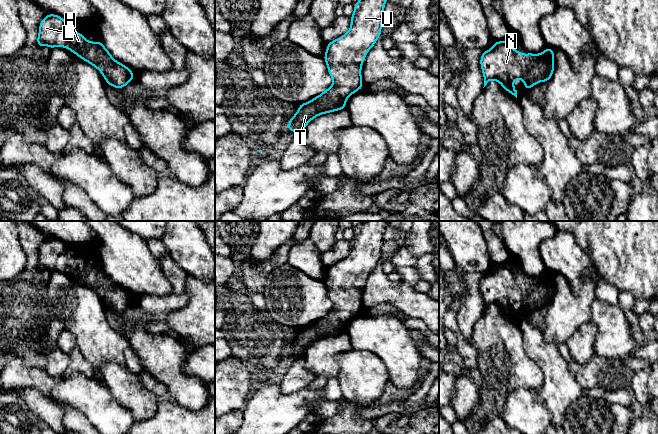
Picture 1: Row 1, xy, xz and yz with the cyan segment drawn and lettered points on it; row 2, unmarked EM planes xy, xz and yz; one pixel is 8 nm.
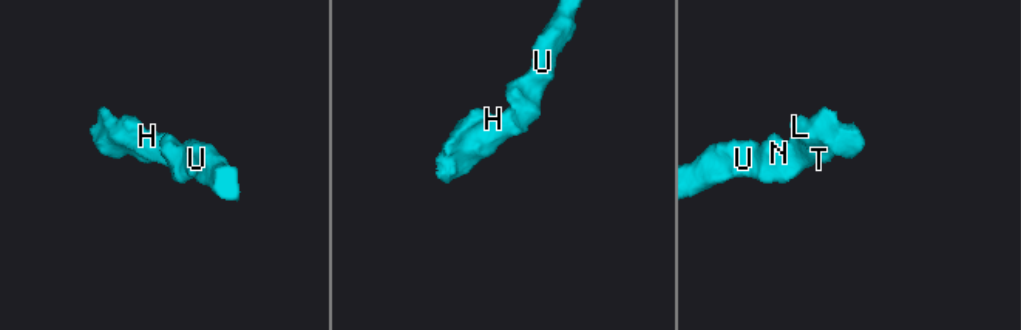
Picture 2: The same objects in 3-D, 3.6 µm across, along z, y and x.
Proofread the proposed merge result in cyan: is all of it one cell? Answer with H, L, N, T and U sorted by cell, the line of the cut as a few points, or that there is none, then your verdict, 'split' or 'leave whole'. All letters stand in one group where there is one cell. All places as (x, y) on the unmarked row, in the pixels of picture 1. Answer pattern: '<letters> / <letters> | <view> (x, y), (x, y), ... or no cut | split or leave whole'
H L N T U | no cut | leave whole

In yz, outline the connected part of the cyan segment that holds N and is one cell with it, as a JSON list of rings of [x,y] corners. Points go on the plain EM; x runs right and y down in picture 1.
[[[507,264],[495,265],[491,273],[482,277],[480,289],[484,311],[490,304],[496,304],[517,322],[514,303],[523,303],[525,314],[529,314],[538,306],[551,303],[555,291],[554,274],[547,270],[540,278],[522,278],[511,271]]]

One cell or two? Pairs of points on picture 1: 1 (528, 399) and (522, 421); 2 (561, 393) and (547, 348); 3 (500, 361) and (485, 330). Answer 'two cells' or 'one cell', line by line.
1: one cell
2: one cell
3: one cell

